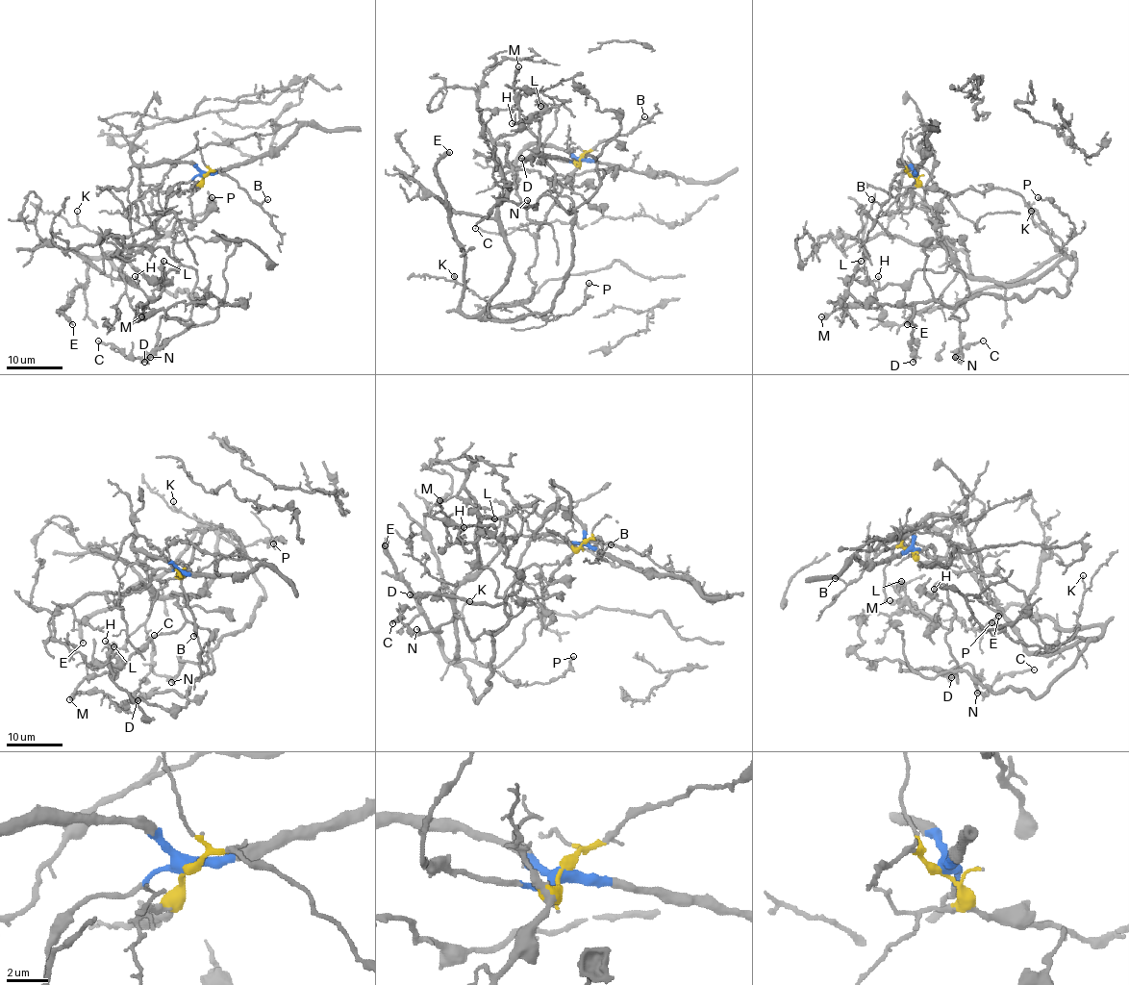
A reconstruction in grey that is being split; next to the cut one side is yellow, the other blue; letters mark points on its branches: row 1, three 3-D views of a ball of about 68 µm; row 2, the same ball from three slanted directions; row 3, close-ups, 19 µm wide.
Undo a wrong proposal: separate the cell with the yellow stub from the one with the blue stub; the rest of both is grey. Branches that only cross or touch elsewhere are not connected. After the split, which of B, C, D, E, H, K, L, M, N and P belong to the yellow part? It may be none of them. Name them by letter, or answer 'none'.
B, C, D, E, H, K, L, M, N, P

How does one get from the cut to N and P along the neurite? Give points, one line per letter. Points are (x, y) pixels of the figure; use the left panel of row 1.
N: (204, 175), (198, 188), (151, 197), (151, 245), (106, 254), (198, 298), (188, 319), (162, 316), (150, 358)
P: (204, 175), (198, 188), (160, 188), (151, 197), (159, 221), (146, 247), (213, 197)

